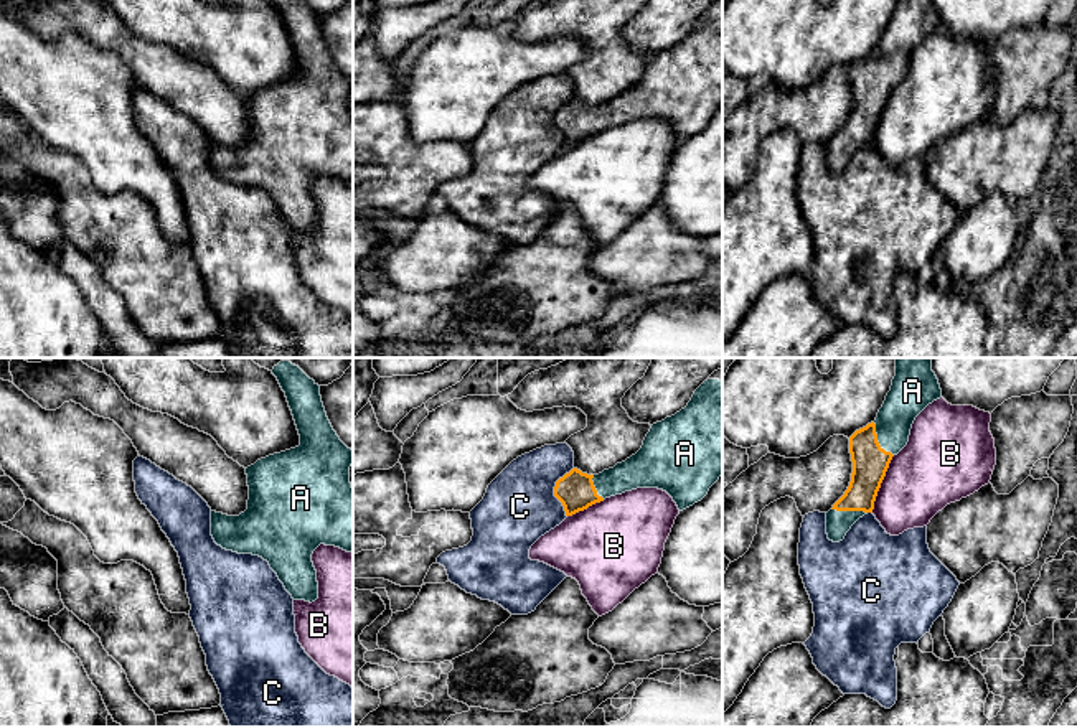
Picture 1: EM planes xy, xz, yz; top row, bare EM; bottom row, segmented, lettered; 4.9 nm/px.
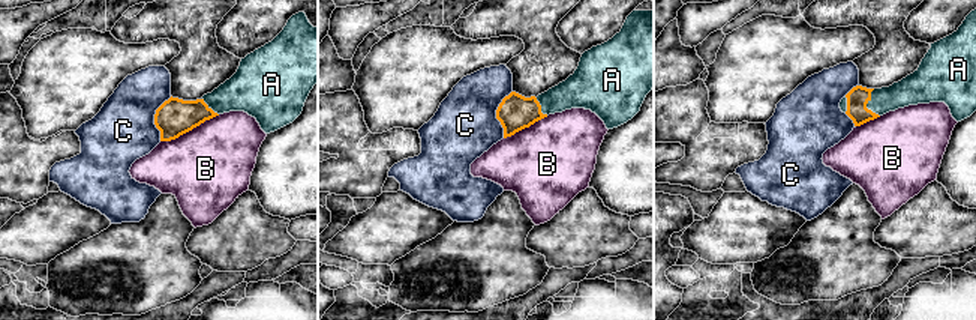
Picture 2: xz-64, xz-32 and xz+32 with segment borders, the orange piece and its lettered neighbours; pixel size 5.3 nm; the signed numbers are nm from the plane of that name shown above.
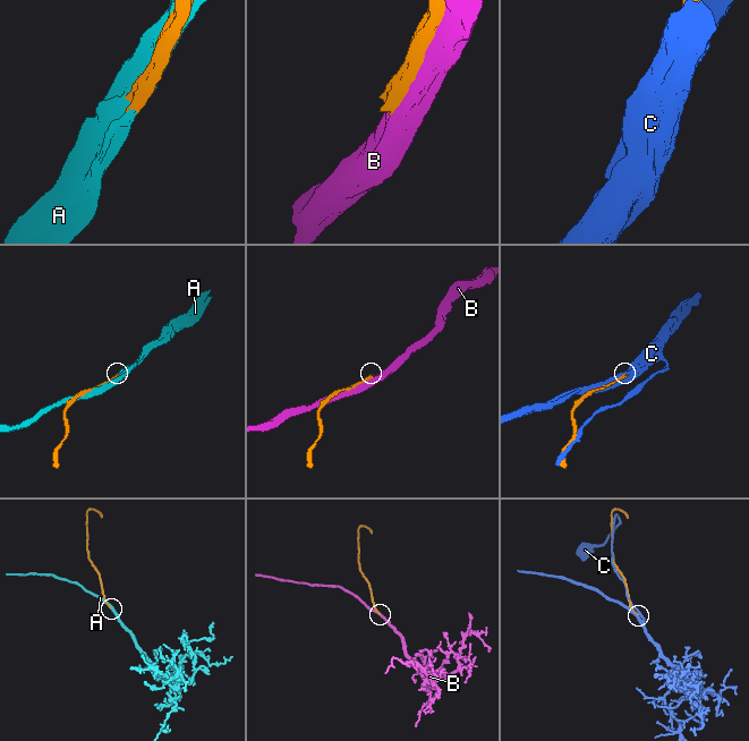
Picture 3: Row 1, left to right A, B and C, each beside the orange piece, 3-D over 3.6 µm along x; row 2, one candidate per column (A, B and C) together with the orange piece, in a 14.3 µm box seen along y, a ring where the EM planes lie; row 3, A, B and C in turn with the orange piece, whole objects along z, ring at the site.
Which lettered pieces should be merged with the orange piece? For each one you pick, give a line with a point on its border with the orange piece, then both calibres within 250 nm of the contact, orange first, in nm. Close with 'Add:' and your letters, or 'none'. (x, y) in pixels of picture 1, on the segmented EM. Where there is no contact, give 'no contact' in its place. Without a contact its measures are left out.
A: meets orange in yz at (876, 440); 180 nm thick on the orange side, 190 nm on the other
Add: A

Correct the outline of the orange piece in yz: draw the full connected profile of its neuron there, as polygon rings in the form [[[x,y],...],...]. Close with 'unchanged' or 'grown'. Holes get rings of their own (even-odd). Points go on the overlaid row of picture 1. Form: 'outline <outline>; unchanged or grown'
outline [[[896,358],[896,376],[876,420],[849,437],[853,473],[848,490],[826,513],[830,541],[843,541],[859,518],[872,513],[889,463],[907,445],[915,417],[940,397],[932,358]]]; grown

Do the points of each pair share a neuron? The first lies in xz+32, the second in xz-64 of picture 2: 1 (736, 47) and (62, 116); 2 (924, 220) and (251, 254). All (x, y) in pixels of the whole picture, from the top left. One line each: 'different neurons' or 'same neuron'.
1: same neuron
2: same neuron

